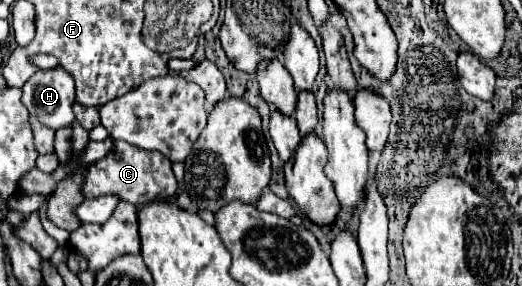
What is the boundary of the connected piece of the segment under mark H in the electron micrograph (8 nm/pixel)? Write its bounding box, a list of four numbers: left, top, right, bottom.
[22,68,76,130]

